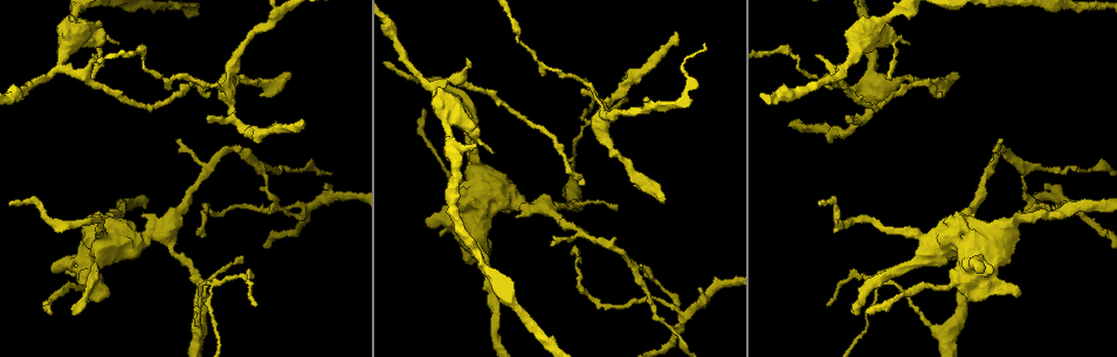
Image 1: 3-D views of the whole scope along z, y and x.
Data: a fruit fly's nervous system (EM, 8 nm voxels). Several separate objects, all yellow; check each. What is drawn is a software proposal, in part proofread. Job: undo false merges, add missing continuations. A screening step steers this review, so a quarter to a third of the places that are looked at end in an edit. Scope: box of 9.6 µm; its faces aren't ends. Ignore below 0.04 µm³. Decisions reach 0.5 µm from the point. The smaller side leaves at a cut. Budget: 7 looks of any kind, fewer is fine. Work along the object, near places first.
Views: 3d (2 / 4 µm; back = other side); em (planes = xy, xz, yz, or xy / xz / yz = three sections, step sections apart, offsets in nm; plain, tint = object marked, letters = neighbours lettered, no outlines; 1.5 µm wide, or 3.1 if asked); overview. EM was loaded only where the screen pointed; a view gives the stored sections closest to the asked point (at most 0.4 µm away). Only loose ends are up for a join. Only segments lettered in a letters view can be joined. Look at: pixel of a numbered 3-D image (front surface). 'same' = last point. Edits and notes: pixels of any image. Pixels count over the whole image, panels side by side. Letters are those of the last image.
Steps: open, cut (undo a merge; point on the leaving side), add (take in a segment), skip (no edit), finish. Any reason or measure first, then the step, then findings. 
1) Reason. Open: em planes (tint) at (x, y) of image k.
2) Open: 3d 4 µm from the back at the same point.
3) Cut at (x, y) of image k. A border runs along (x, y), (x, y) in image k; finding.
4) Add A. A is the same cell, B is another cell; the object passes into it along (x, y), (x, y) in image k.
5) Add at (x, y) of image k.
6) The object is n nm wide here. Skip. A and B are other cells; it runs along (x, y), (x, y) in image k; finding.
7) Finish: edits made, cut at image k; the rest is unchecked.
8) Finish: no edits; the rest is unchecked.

Arms part here. Open: em planes (letters) at (525, 207) of image 1.

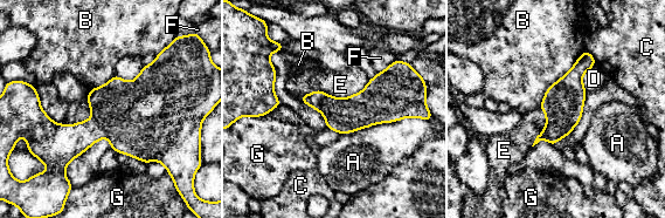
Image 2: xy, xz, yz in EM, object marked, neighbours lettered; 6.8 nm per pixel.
The longest contact is with A, 550 nm. Cut at (137, 117) of image 2. A, B, C, D, E, F and G are other cells; a second neuron is stuck on.

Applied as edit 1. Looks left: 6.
Redraw. Open: overview.

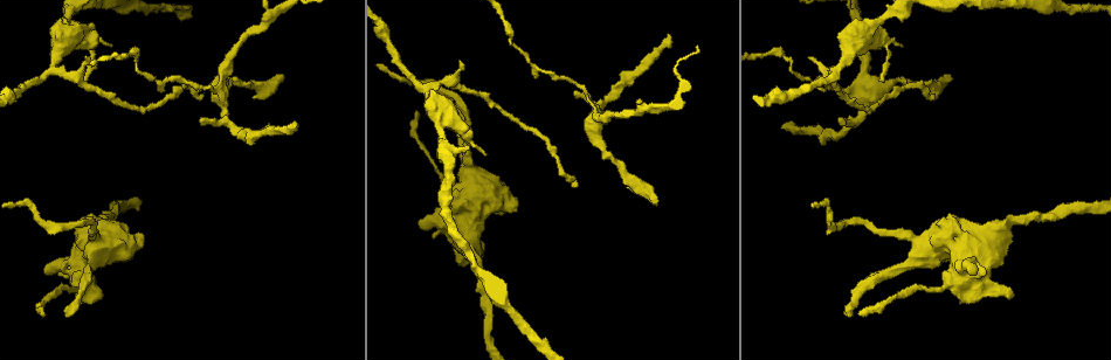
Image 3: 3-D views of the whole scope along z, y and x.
An open end. Open: em planes (letters) at (657, 203) of image 3.

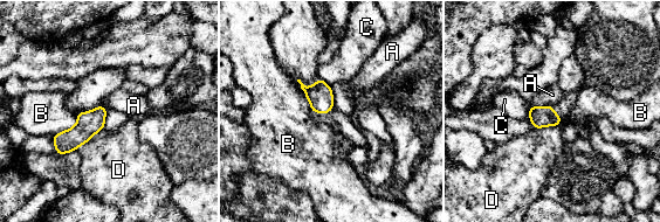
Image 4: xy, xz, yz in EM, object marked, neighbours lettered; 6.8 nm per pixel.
Skip. A, B, C and D are other cells; it runs along (103, 110), (59, 151) in image 4; none of them fits.

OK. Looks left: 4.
Open: em xy step 4 (tint) at (51, 68) of image 3.

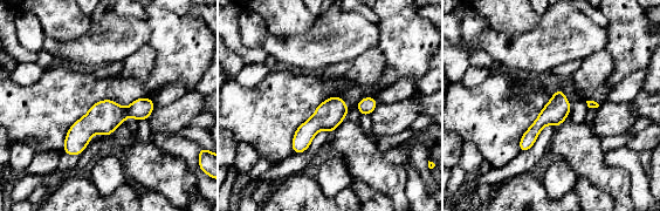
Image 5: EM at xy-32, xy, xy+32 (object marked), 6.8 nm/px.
Open: em planes (letters) at the same point.

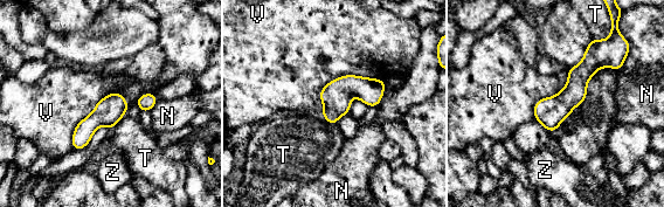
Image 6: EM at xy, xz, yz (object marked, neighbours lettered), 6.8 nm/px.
The object is 190 nm wide here. Skip. N, T, V and Z are other cells; it runs along (595, 43), (551, 128) in image 6; continuous, no second neuron.

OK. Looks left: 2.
Finish: edits made, cut at image 2; the rest is unchecked.

